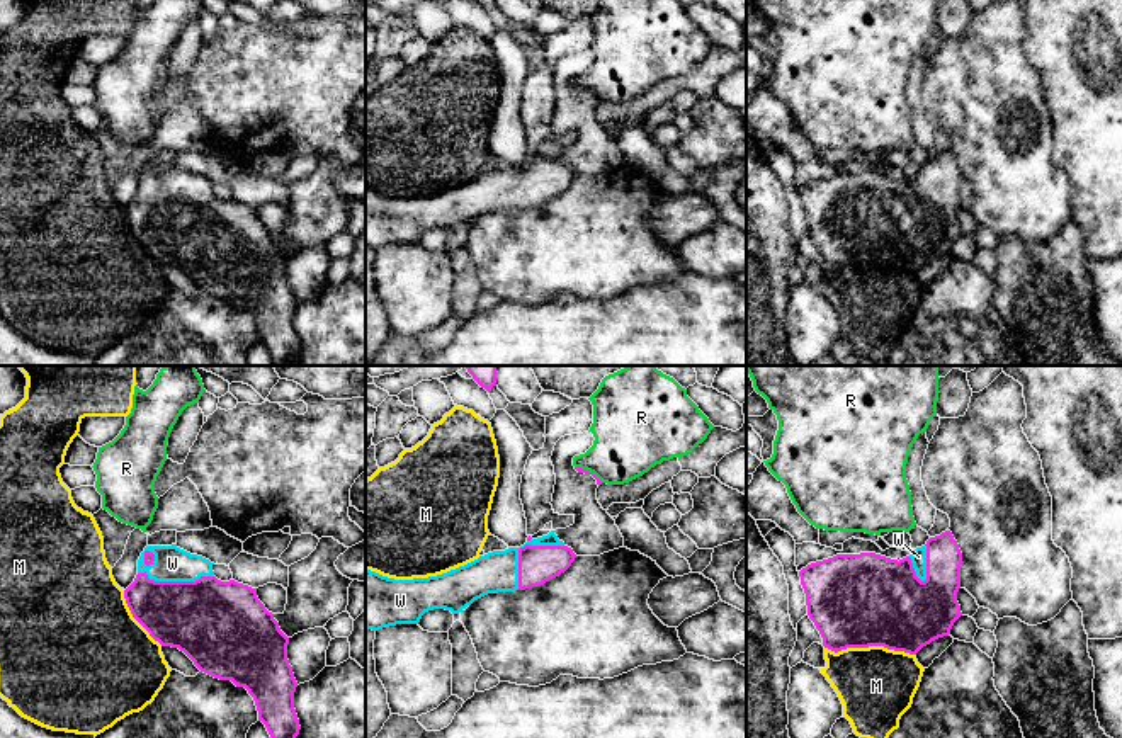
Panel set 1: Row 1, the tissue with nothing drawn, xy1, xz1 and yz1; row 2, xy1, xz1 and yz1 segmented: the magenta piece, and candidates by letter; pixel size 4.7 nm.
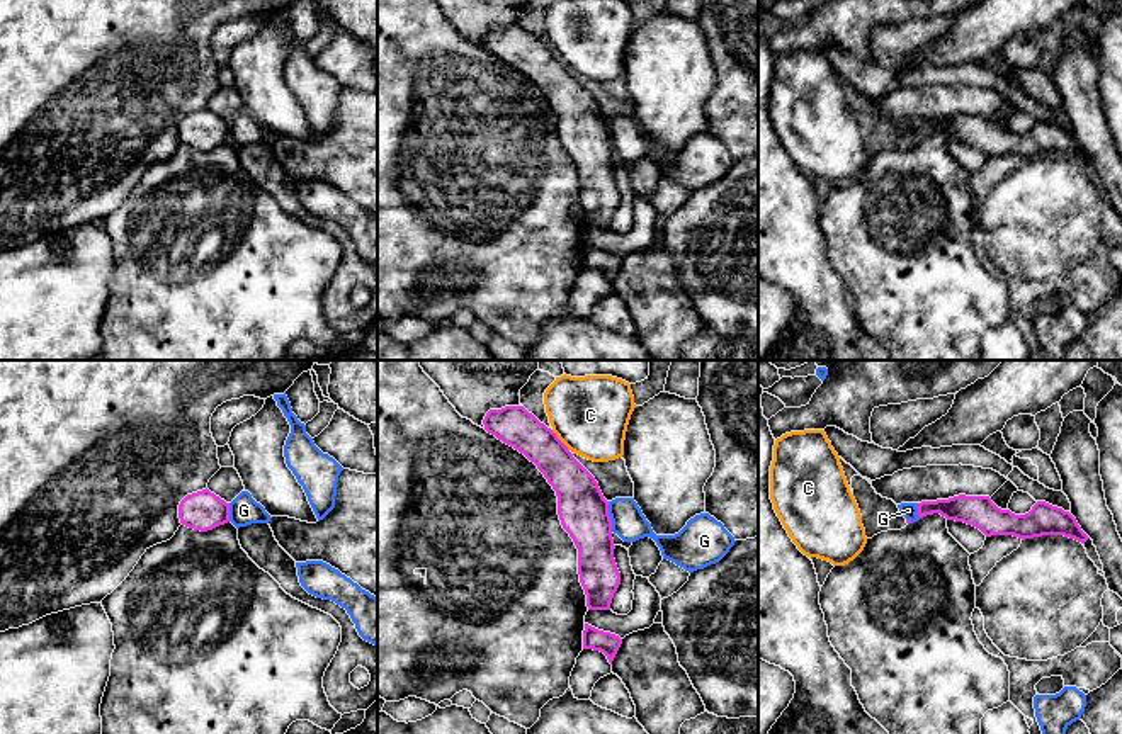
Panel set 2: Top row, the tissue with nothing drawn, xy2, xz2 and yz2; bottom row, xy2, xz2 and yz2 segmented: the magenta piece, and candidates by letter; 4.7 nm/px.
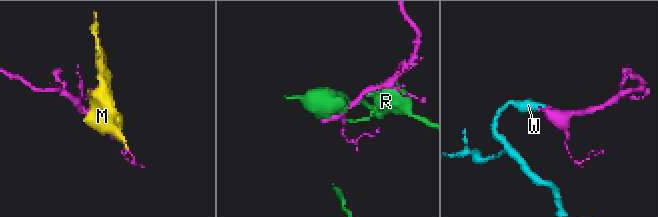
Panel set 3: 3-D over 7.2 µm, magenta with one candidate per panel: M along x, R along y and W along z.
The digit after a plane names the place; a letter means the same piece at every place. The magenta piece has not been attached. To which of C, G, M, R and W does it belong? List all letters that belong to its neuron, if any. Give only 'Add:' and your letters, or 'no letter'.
Add: W

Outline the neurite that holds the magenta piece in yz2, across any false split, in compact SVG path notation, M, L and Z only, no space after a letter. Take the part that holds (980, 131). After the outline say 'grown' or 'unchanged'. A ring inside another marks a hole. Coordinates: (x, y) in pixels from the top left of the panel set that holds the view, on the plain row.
M966 114L921 121L916 127L920 138L940 133L947 139L964 141L979 148L986 156L1013 155L1025 160L1042 155L1064 155L1081 163L1090 158L1069 131L1046 121L1037 121L1025 134L998 127L989 116Z; unchanged

